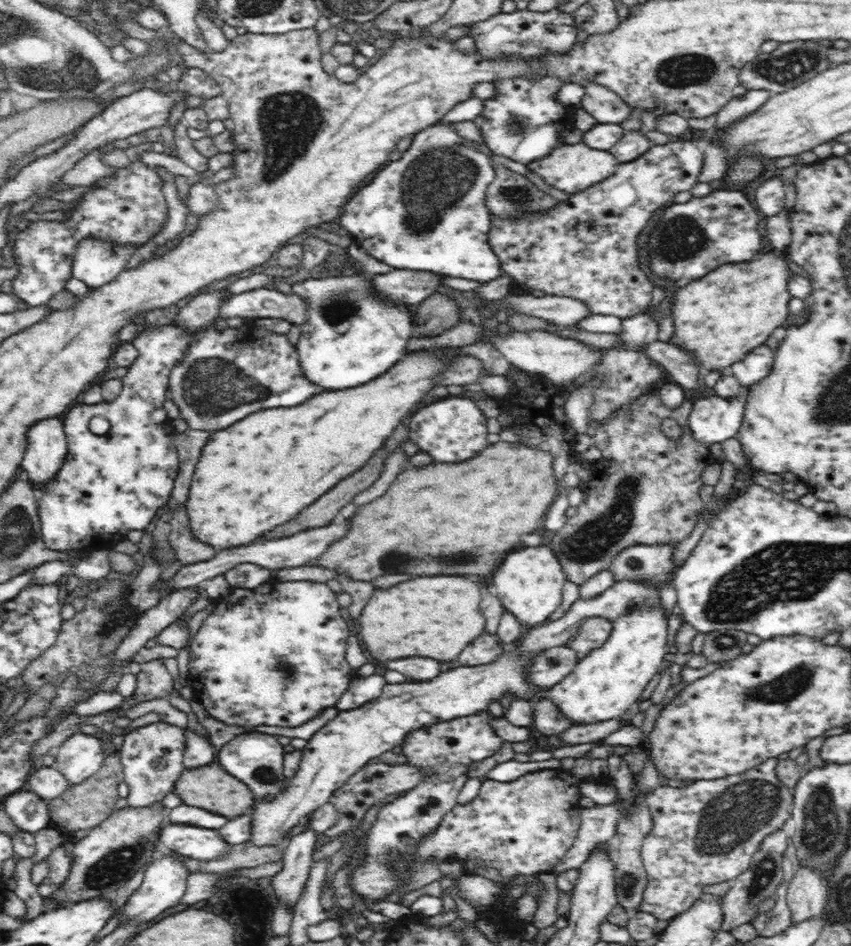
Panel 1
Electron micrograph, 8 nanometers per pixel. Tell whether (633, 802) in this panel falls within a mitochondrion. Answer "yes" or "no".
no

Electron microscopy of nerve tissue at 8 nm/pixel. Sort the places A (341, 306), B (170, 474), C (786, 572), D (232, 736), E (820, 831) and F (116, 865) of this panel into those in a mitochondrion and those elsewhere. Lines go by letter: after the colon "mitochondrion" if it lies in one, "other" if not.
A: mitochondrion
B: other
C: mitochondrion
D: other
E: mitochondrion
F: mitochondrion

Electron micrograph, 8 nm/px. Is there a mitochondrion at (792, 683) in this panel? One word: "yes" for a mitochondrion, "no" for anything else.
yes

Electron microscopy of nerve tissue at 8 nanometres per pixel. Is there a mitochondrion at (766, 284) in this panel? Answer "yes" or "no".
no

